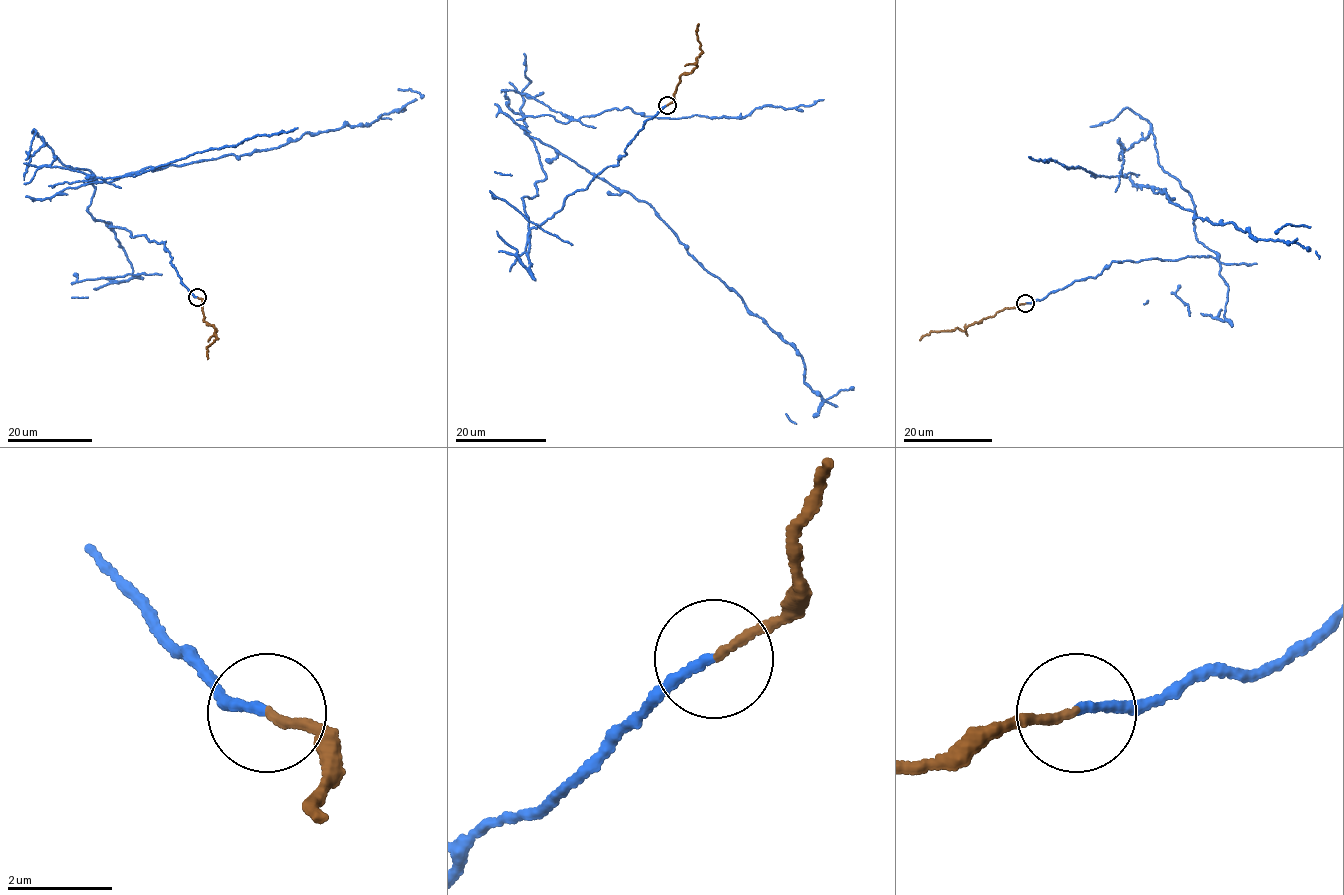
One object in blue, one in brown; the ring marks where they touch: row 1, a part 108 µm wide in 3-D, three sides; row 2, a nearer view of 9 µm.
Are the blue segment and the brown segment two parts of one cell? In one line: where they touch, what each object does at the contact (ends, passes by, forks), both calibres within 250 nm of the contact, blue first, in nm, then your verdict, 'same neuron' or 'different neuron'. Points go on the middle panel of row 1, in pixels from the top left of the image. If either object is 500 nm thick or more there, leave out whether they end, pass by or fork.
place (667, 105); blue ends; brown ends; calibres 170 and 150 nm; different neuron

